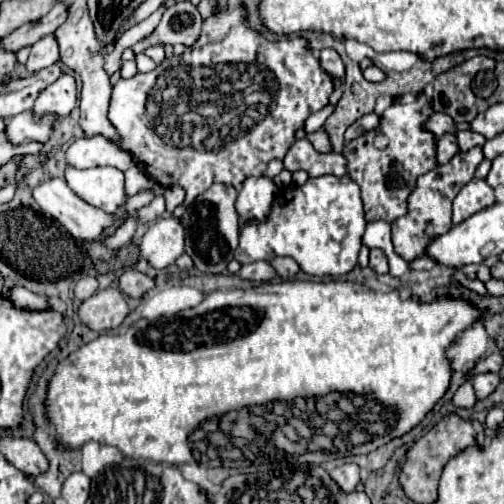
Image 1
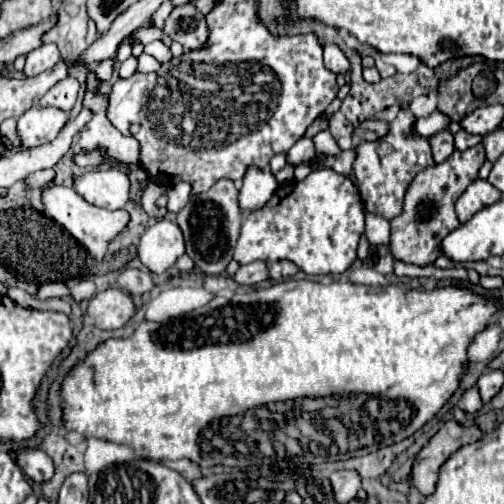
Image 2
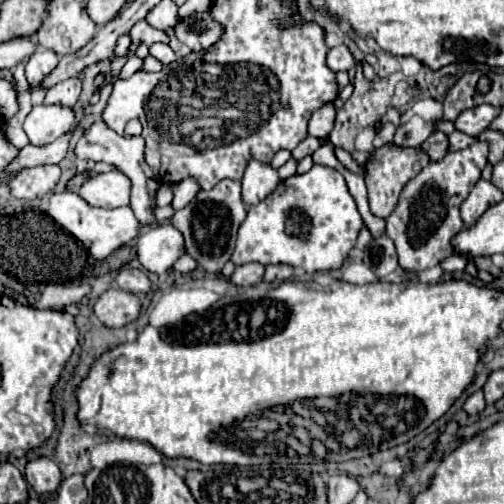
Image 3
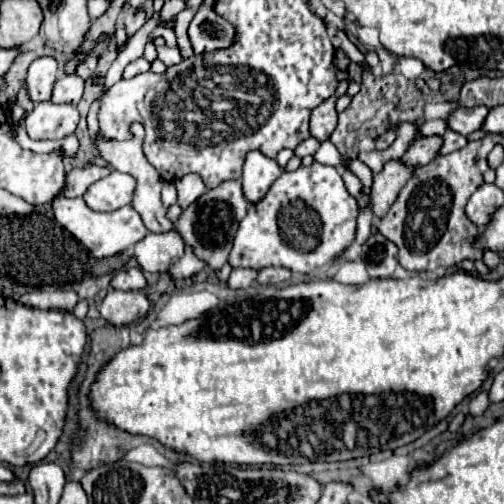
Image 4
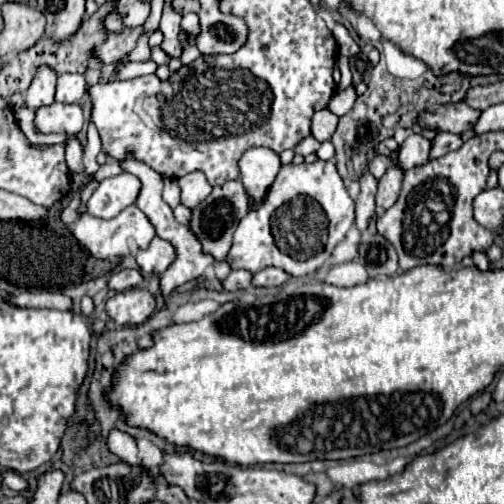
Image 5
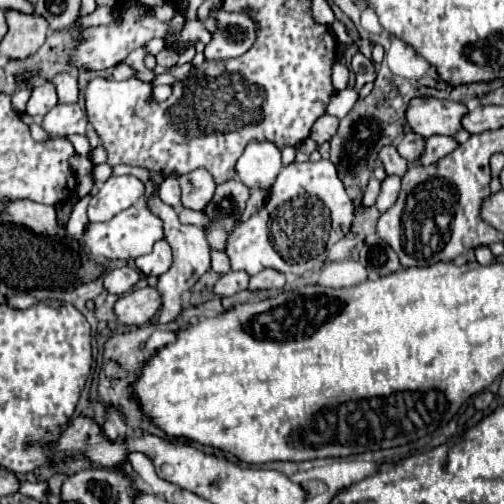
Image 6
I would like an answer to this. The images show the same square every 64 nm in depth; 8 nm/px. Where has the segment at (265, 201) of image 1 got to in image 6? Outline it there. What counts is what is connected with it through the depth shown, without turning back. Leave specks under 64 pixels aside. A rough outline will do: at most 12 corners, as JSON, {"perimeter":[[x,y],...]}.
{"perimeter":[[250,142],[236,174],[250,190],[268,190],[280,170],[272,142]]}

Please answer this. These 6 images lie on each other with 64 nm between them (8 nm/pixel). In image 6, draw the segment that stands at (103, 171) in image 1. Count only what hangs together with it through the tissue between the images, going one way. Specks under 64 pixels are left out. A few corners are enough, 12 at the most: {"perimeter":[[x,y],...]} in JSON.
{"perimeter":[[110,176],[88,204],[108,222],[144,196],[136,176]]}

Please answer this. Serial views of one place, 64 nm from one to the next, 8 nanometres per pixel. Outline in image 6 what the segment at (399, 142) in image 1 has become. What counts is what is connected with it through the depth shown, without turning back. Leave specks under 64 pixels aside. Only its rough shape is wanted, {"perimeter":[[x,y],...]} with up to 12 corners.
{"perimeter":[[386,176],[376,208],[386,212],[396,202],[400,178]]}

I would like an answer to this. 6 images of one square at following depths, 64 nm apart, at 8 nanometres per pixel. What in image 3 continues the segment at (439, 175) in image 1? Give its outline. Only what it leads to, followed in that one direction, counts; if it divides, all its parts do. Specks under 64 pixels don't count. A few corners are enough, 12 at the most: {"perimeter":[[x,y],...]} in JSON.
{"perimeter":[[486,142],[448,152],[404,186],[386,218],[404,270],[454,254],[460,204]]}

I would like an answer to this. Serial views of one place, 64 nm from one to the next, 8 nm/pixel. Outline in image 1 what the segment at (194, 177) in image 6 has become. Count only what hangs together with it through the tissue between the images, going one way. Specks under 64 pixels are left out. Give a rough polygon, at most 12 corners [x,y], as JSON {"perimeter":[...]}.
{"perimeter":[[180,186],[166,188],[166,212],[182,204],[184,190]]}

